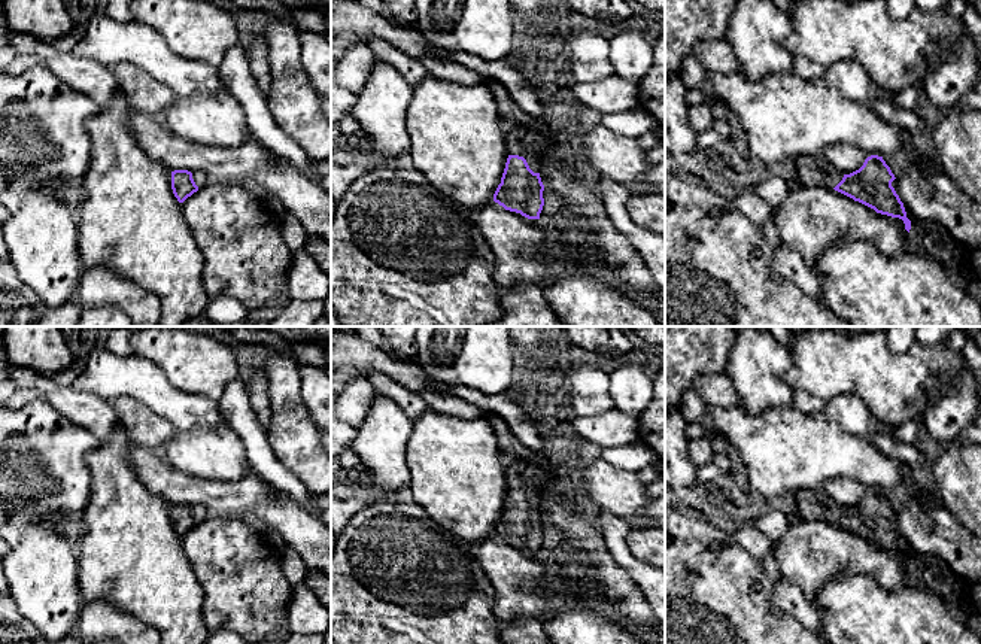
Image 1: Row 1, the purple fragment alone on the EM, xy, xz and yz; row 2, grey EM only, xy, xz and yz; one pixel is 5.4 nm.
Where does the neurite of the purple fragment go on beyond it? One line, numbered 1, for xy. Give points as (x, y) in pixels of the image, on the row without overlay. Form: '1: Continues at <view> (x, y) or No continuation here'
1: Continues at xy (200, 512)

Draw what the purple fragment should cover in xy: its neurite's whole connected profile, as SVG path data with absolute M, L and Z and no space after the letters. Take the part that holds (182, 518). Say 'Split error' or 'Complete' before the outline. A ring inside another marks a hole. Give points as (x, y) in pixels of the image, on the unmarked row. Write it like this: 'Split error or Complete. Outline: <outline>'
Split error. Outline: M174 504L171 505L171 523L179 537L207 519L210 511L204 505Z

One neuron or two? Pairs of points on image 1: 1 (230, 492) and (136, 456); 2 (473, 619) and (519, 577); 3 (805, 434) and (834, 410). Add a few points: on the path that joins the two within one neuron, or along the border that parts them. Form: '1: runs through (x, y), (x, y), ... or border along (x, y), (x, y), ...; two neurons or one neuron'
1: runs through (206, 492), (179, 489), (160, 477); one neuron
2: border along (486, 579), (494, 591), (494, 617), (500, 623); two neurons
3: border along (822, 412), (841, 428), (856, 436); two neurons

